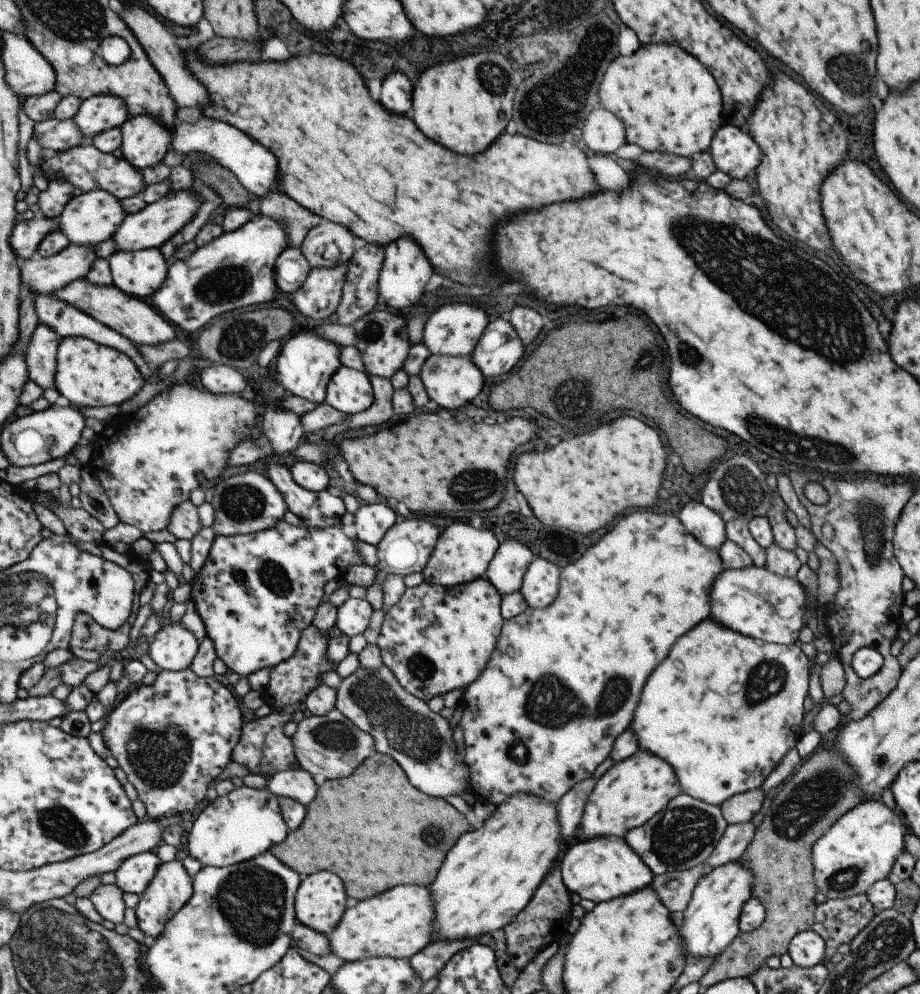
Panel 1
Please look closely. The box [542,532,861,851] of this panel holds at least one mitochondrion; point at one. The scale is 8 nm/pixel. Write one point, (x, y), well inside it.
(815, 797)

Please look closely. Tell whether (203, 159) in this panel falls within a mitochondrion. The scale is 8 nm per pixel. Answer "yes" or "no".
no

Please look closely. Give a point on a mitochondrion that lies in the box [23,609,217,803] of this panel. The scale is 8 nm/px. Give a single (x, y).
(160, 757)

